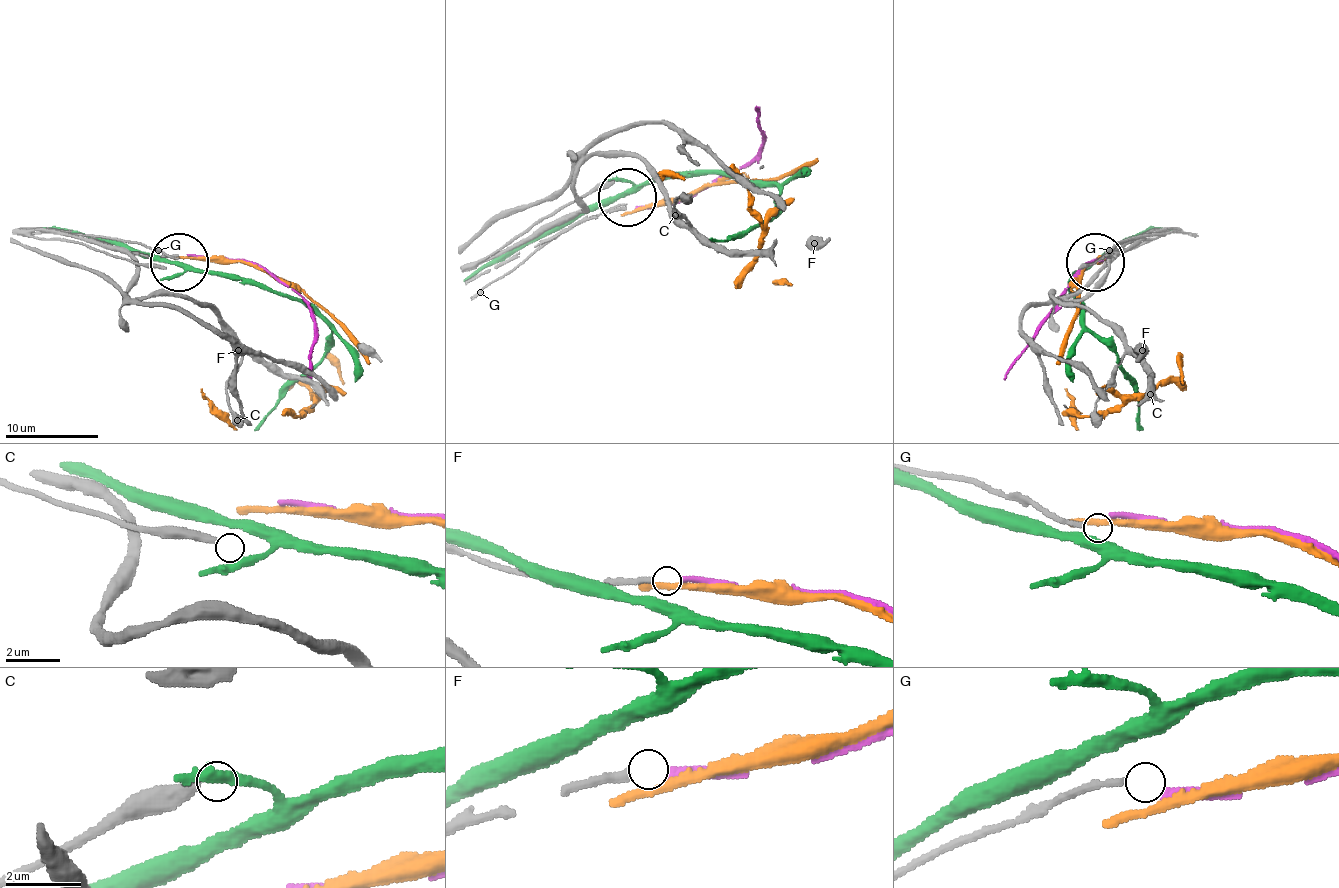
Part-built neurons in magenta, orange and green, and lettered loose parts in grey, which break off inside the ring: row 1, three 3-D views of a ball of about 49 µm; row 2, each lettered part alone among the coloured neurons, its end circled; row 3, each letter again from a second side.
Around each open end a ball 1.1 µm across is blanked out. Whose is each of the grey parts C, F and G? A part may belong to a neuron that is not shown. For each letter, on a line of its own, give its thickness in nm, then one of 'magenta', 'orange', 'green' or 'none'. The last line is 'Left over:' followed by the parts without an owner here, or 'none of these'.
C: 320 nm thick; none
F: 220 nm thick; magenta
G: 160 nm thick; none
Left over: C, G

